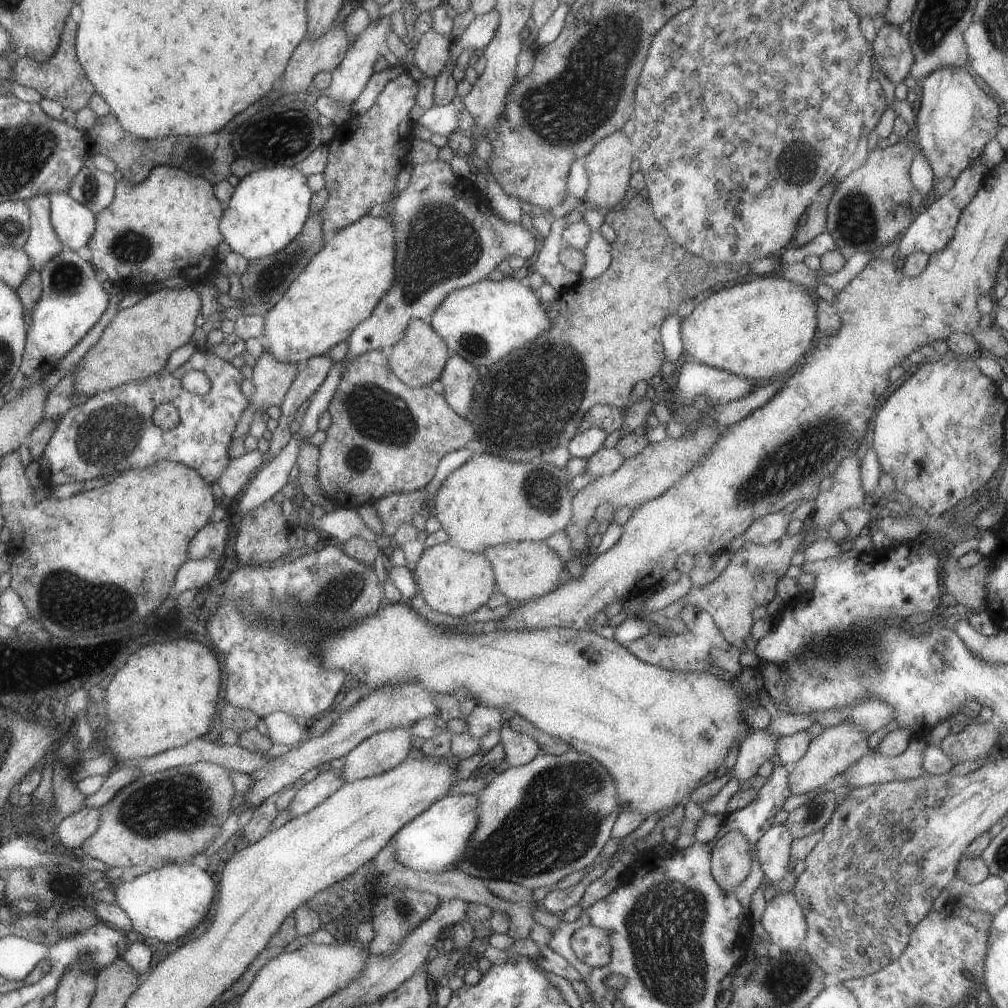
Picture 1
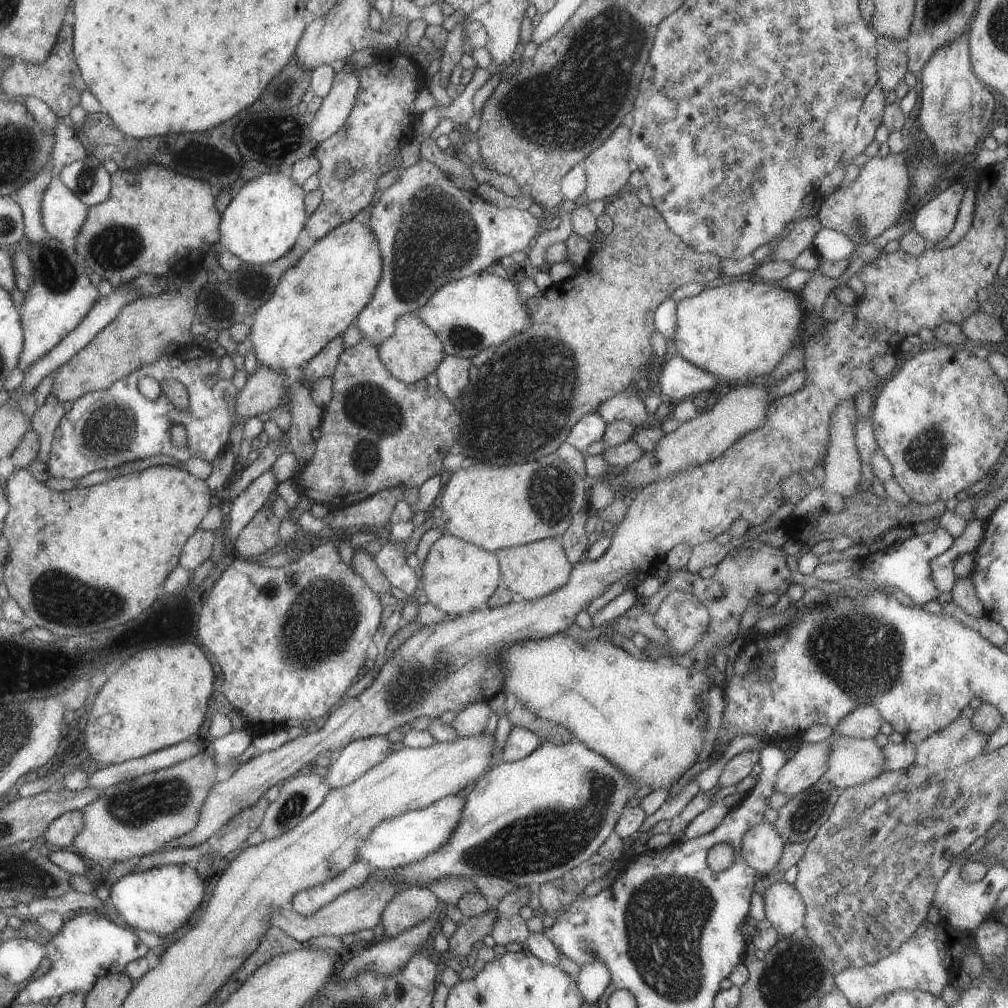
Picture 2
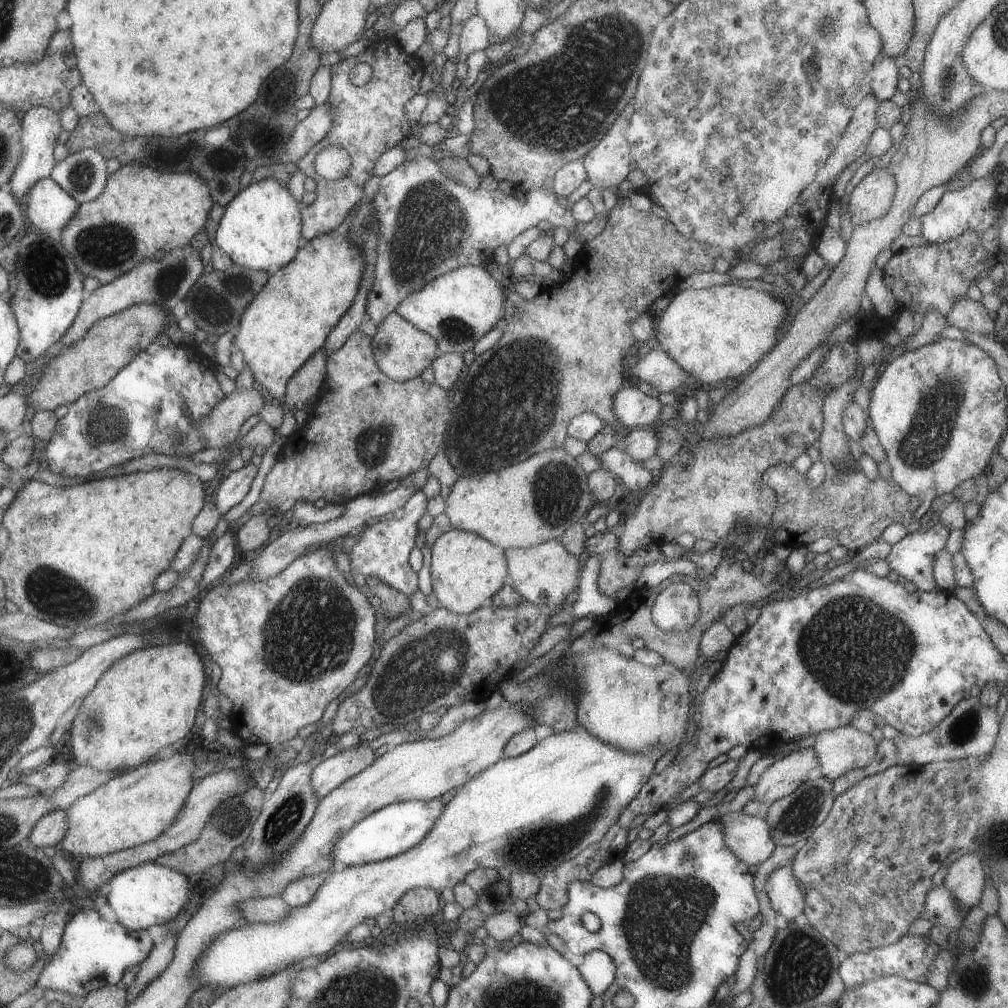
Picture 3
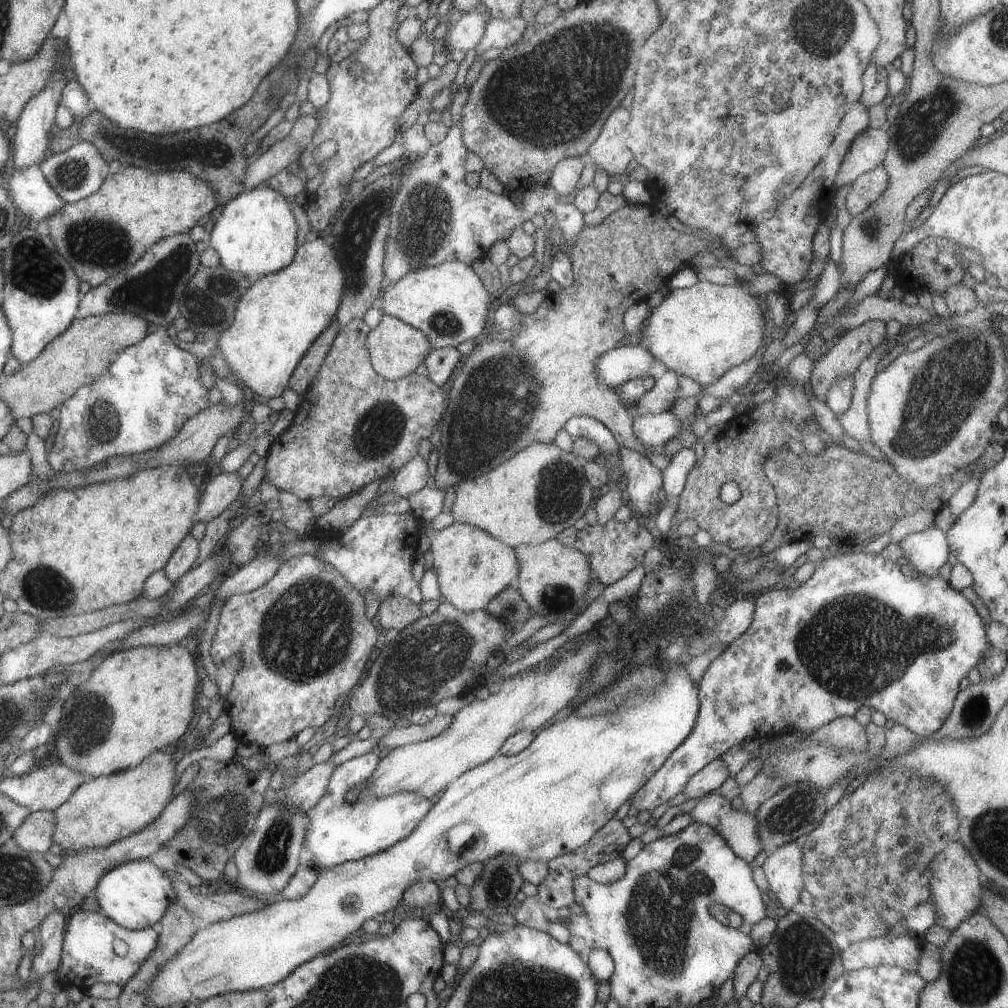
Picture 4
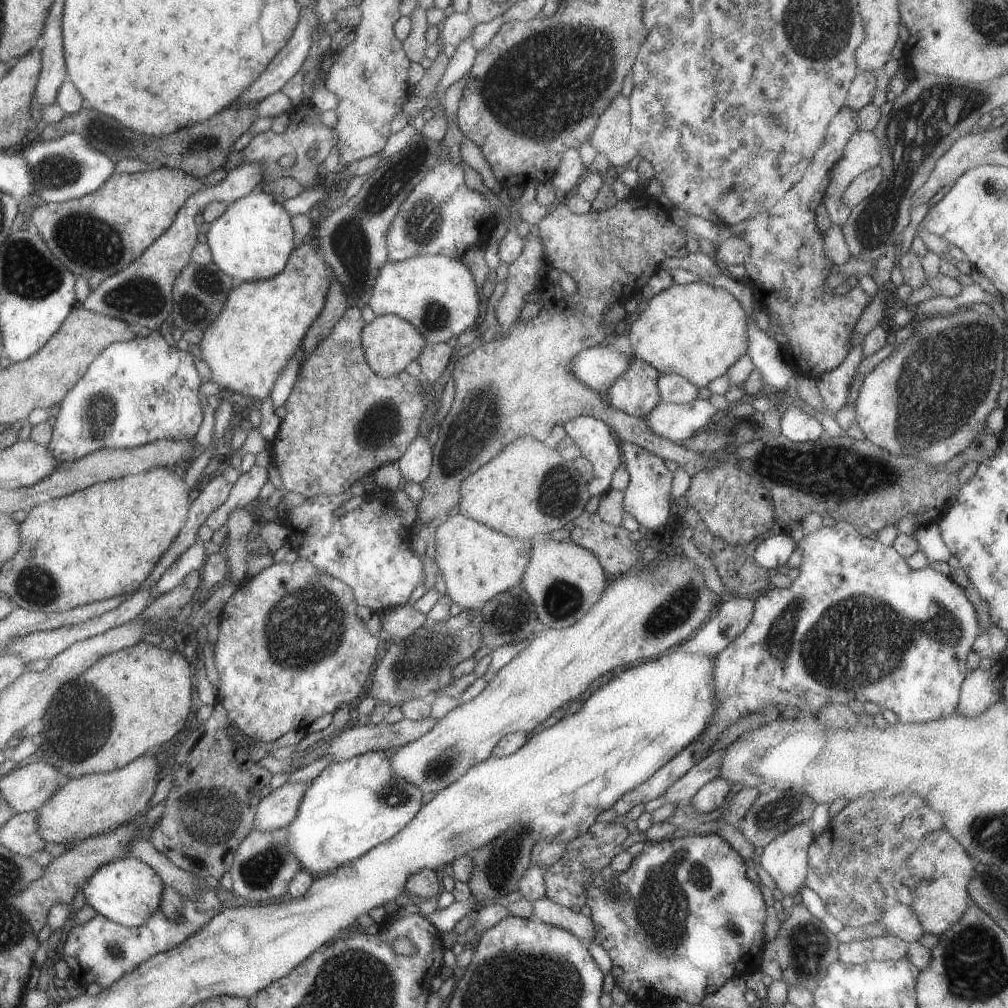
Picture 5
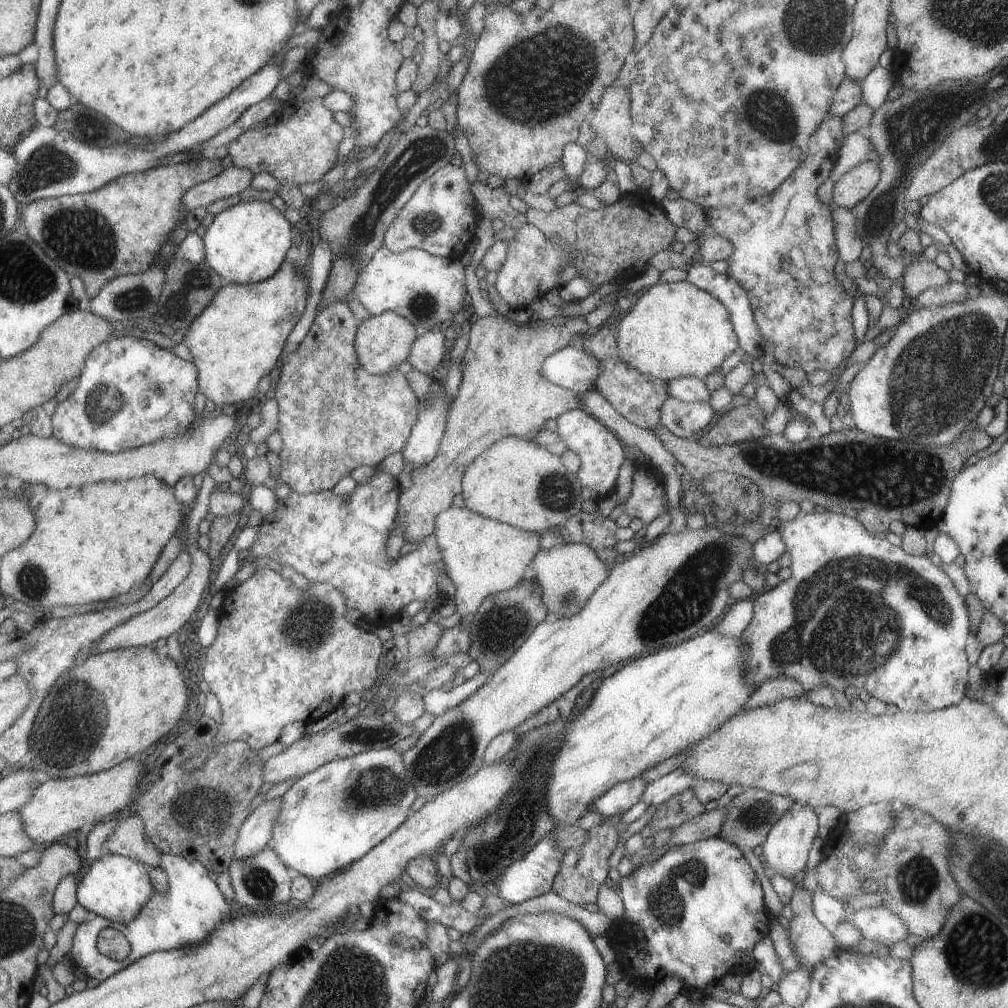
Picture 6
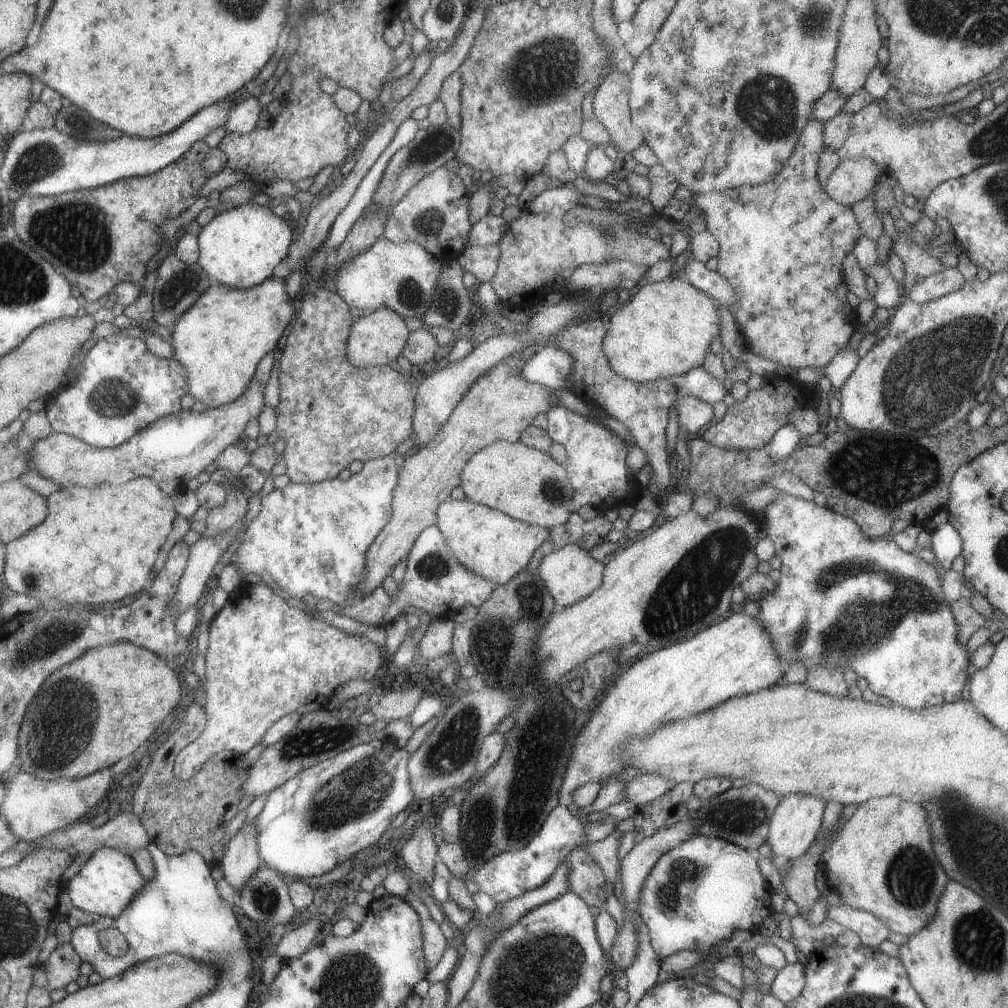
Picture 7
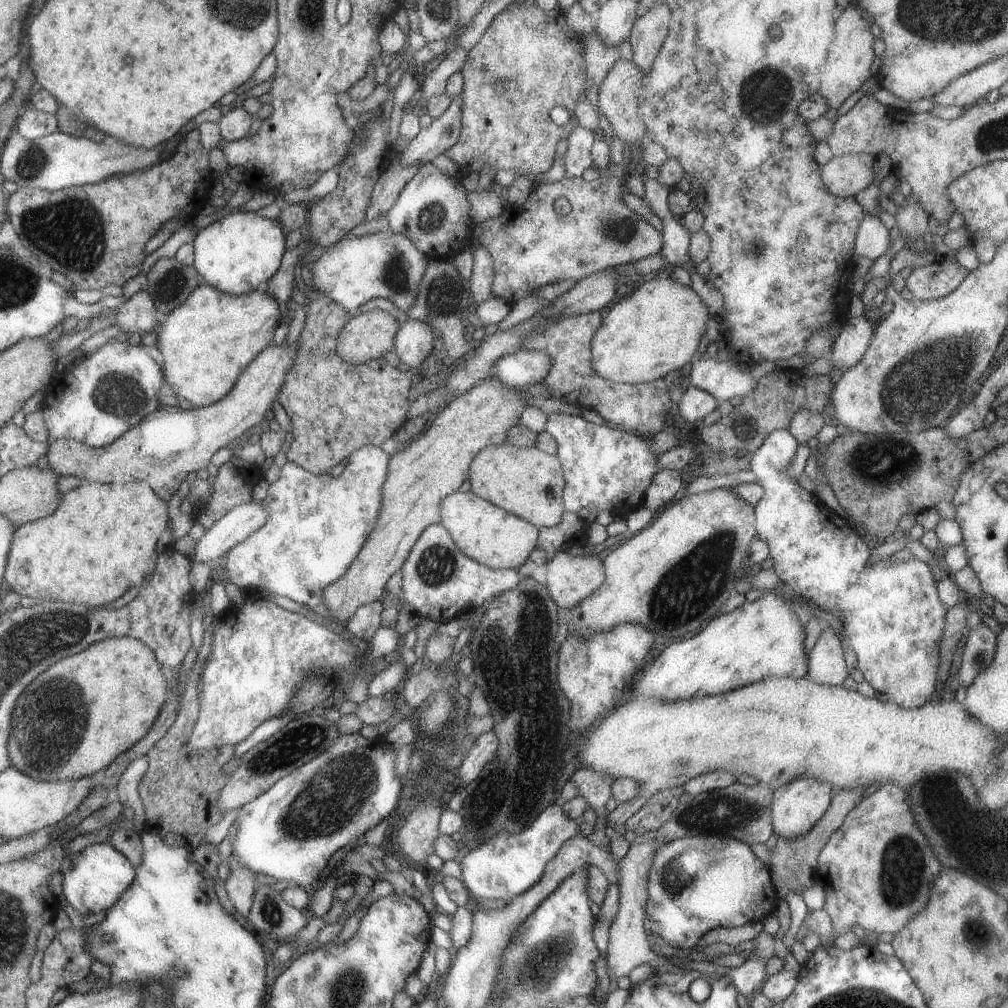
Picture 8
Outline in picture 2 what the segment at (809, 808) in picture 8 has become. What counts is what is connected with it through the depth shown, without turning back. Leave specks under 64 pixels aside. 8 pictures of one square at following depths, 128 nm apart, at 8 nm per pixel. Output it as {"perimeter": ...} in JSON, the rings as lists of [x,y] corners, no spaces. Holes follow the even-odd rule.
{"perimeter":[[[783,880],[773,882],[763,892],[765,918],[780,937],[789,937],[803,927],[804,905],[797,890]]]}

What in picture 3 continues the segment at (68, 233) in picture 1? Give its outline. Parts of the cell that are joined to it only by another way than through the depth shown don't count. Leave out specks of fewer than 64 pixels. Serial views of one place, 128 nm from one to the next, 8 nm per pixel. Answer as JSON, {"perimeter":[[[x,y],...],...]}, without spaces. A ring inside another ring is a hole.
{"perimeter":[[[50,178],[37,180],[24,197],[26,221],[37,230],[62,230],[77,211],[77,204]]]}

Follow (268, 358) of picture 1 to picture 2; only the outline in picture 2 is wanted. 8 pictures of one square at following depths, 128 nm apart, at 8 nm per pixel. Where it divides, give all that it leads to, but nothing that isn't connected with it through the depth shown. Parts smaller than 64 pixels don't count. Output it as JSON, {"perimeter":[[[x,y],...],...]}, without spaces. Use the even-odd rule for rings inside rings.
{"perimeter":[[[258,366],[255,373],[247,376],[243,389],[236,392],[233,426],[241,426],[249,417],[256,417],[261,412],[268,413],[277,407],[287,396],[288,386],[284,373]]]}

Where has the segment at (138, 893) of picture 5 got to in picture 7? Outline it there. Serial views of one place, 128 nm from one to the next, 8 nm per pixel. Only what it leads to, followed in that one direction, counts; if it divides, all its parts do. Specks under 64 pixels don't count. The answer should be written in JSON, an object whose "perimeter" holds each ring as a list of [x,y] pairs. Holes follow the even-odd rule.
{"perimeter":[[[98,848],[81,870],[67,882],[67,896],[73,907],[97,915],[98,917],[117,918],[121,916],[123,908],[135,898],[145,884],[137,866],[131,857],[122,851],[112,848]]]}

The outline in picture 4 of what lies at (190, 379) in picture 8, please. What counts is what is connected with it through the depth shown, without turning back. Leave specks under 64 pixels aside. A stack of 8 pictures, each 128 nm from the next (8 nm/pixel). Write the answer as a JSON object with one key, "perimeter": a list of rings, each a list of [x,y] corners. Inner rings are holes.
{"perimeter":[[[320,235],[315,240],[305,241],[303,246],[297,247],[291,264],[285,268],[262,277],[254,277],[252,285],[239,296],[233,312],[233,322],[217,337],[216,356],[227,362],[228,372],[251,392],[263,398],[281,396],[288,388],[291,373],[309,350],[311,342],[315,342],[315,338],[319,338],[321,332],[333,322],[345,288],[345,274],[337,258],[339,256],[335,254],[333,246]]]}

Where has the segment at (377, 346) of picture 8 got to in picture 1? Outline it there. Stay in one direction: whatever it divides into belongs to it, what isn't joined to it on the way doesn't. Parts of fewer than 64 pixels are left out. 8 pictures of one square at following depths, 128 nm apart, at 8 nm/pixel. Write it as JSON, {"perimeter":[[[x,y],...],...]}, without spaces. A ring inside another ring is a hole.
{"perimeter":[[[415,319],[409,320],[407,328],[405,328],[405,336],[386,351],[386,354],[391,372],[403,384],[411,388],[419,388],[425,386],[425,384],[429,385],[430,382],[441,376],[445,362],[447,362],[449,350],[427,321]]]}

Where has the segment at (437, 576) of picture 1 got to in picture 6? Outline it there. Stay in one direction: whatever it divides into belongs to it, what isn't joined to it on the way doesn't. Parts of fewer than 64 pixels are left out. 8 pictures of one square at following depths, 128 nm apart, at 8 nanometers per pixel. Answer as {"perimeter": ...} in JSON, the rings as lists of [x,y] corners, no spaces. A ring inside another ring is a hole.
{"perimeter":[[[451,505],[437,514],[433,536],[447,575],[454,584],[452,600],[455,610],[461,617],[471,618],[486,596],[510,590],[523,579],[525,567],[539,550],[541,533],[523,532],[519,528],[477,516],[465,507]]]}

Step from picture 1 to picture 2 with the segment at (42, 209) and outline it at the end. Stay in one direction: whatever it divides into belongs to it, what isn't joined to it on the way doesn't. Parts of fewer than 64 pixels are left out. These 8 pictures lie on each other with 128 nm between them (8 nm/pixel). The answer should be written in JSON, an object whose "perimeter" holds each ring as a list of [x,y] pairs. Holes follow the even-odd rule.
{"perimeter":[[[51,165],[43,166],[29,182],[25,182],[15,192],[15,202],[22,212],[24,235],[28,242],[39,244],[49,238],[43,224],[41,224],[41,197],[51,180]]]}

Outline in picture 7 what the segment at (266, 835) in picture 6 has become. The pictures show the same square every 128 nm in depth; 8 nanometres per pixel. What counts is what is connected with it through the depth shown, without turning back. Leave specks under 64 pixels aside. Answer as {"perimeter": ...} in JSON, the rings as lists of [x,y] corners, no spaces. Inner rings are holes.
{"perimeter":[[[253,820],[242,824],[241,828],[226,841],[223,858],[221,858],[221,872],[229,886],[237,893],[253,872],[262,865],[257,854],[257,830]]]}

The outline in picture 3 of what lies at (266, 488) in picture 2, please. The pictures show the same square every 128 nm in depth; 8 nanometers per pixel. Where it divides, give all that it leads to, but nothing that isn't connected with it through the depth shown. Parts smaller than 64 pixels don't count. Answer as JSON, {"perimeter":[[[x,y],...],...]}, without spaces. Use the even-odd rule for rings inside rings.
{"perimeter":[[[230,526],[215,540],[210,549],[205,570],[203,570],[201,588],[210,582],[215,582],[217,578],[223,579],[227,574],[228,568],[233,564],[233,558],[235,558],[236,532],[237,530]]]}

